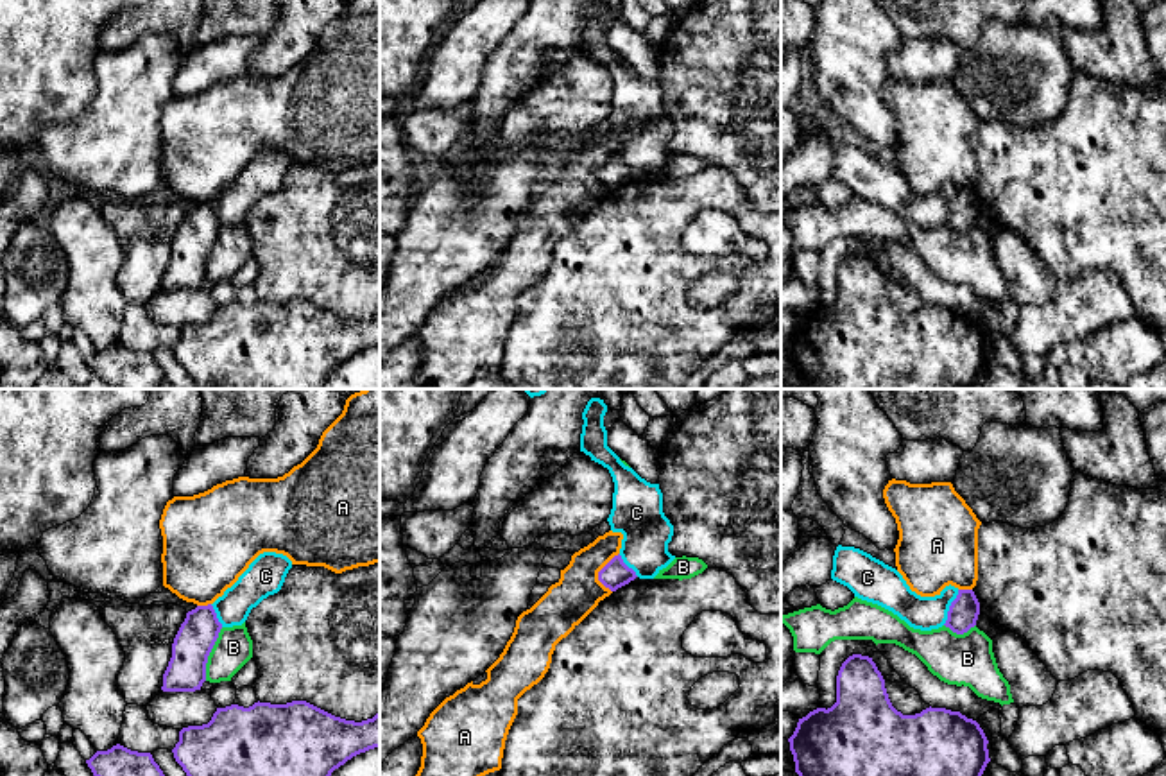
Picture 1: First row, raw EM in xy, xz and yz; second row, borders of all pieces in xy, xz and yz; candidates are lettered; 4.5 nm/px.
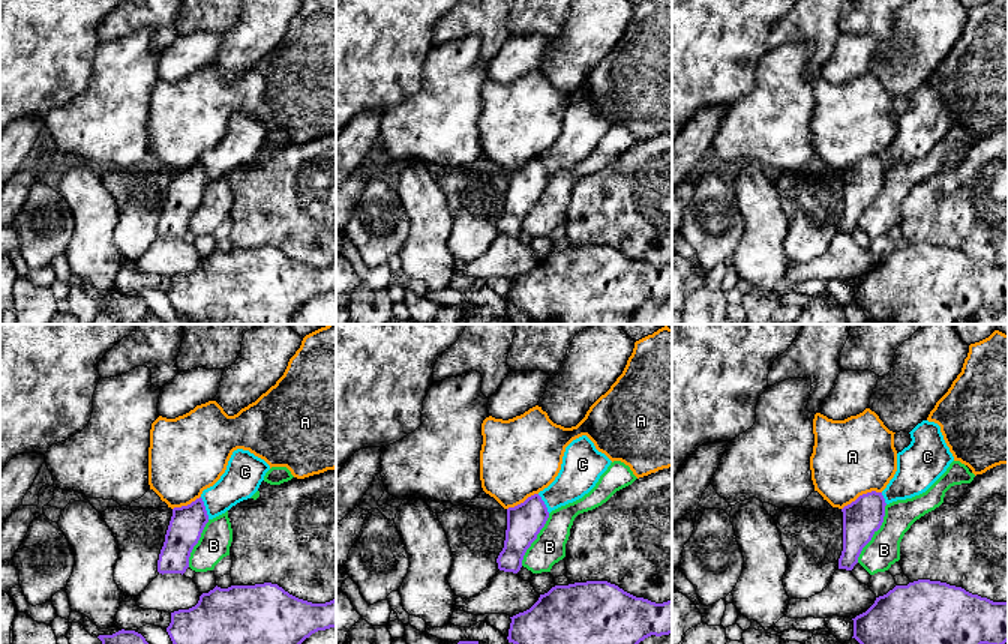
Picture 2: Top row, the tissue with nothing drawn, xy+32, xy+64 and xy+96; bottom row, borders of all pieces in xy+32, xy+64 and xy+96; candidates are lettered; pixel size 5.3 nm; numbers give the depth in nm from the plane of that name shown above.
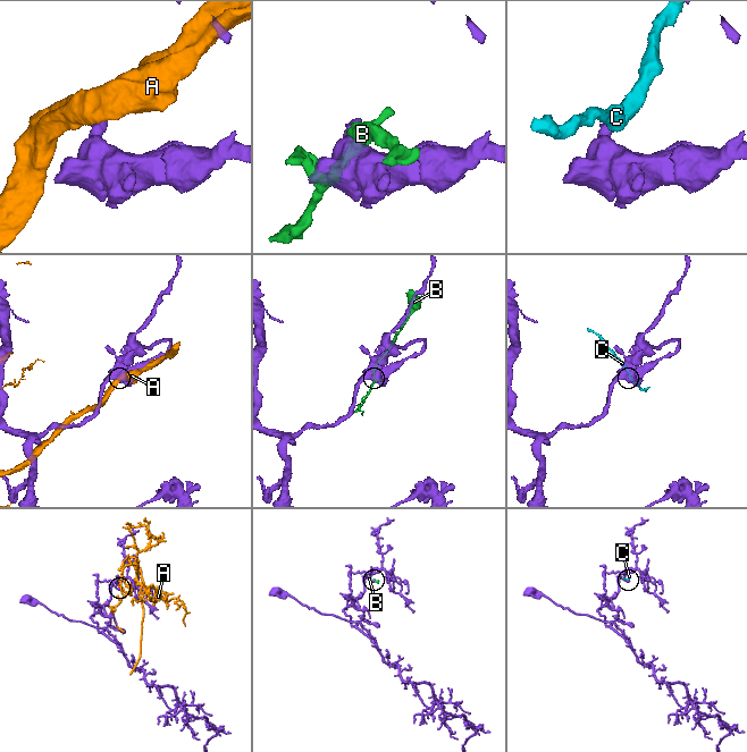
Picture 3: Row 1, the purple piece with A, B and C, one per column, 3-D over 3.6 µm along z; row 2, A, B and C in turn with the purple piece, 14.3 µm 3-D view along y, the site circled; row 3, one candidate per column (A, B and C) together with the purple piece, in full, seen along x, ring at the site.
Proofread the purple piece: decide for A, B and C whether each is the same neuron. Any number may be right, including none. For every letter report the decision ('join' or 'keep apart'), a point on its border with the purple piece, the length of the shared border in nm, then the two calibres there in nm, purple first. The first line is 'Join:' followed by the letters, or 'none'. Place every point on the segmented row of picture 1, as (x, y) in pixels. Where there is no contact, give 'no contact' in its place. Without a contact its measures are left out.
Join: none
A: keep apart | xz (599, 572) | 190 nm | 120/200 nm
B: keep apart | xy (208, 655) | 260 nm | 180/170 nm
C: keep apart | yz (950, 608) | 180 nm | 140/150 nm

